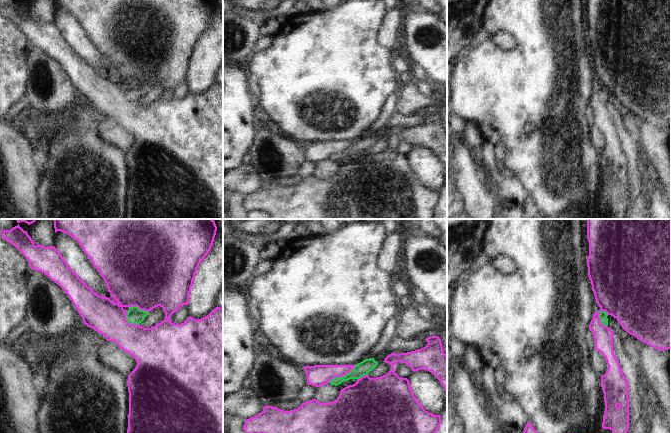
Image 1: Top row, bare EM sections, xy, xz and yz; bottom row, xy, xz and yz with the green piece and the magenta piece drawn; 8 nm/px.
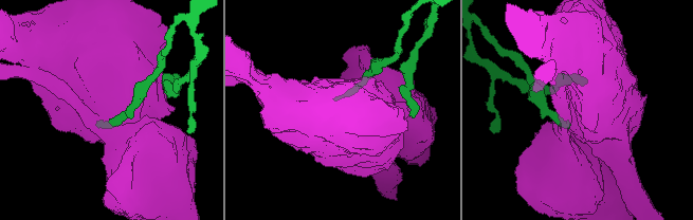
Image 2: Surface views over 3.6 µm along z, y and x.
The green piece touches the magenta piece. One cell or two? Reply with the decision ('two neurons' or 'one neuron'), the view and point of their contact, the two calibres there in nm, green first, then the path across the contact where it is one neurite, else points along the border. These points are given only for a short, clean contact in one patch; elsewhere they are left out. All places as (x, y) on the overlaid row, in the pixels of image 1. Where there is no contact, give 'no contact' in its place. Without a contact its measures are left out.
two neurons | xz (342, 376) | 110/170 nm

